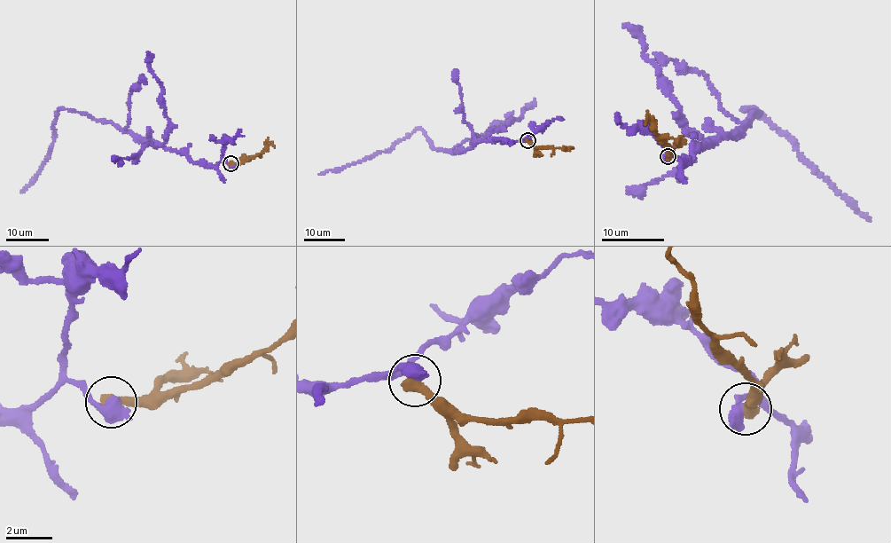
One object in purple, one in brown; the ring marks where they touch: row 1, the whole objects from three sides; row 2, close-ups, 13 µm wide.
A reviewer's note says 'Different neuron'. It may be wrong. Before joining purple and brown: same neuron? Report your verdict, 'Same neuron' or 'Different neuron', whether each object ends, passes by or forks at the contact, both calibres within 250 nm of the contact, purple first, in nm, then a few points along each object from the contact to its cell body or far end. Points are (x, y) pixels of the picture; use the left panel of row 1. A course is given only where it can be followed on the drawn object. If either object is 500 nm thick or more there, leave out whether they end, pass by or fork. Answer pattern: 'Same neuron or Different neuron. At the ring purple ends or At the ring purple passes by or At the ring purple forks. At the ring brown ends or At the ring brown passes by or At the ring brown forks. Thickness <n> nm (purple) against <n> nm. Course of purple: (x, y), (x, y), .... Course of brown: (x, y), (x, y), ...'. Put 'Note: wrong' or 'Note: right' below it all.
Different neuron. Thickness 440 nm (purple) against 550 nm. Course of purple: (231, 163), (193, 162), (185, 154), (139, 142), (111, 123), (59, 109), (46, 160), (20, 192). Course of brown: (231, 163), (238, 163), (261, 153), (267, 147), (267, 141), (275, 147)
Note: right

